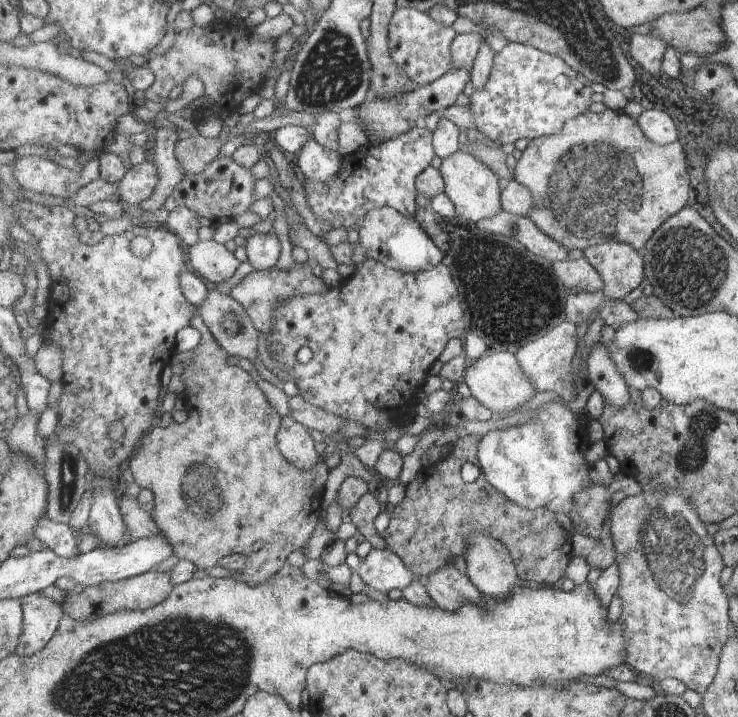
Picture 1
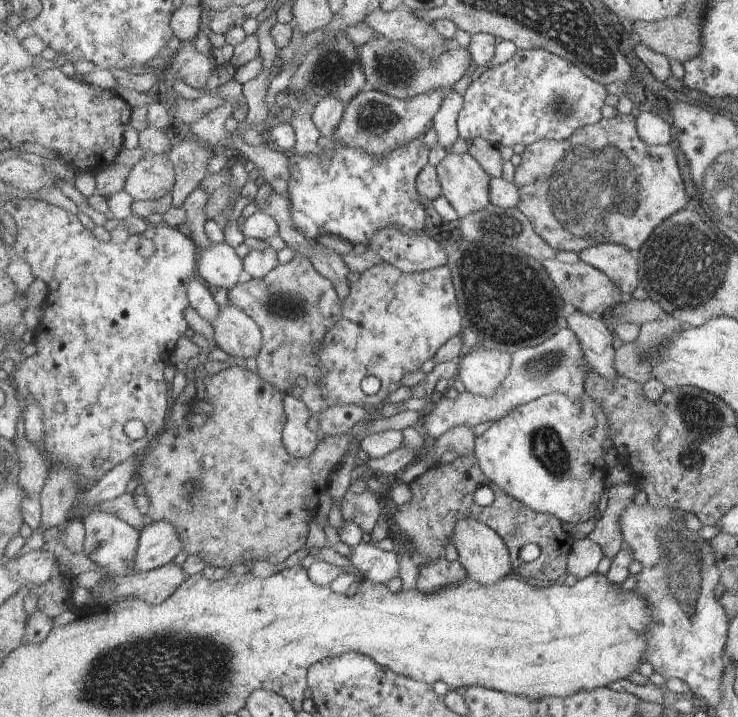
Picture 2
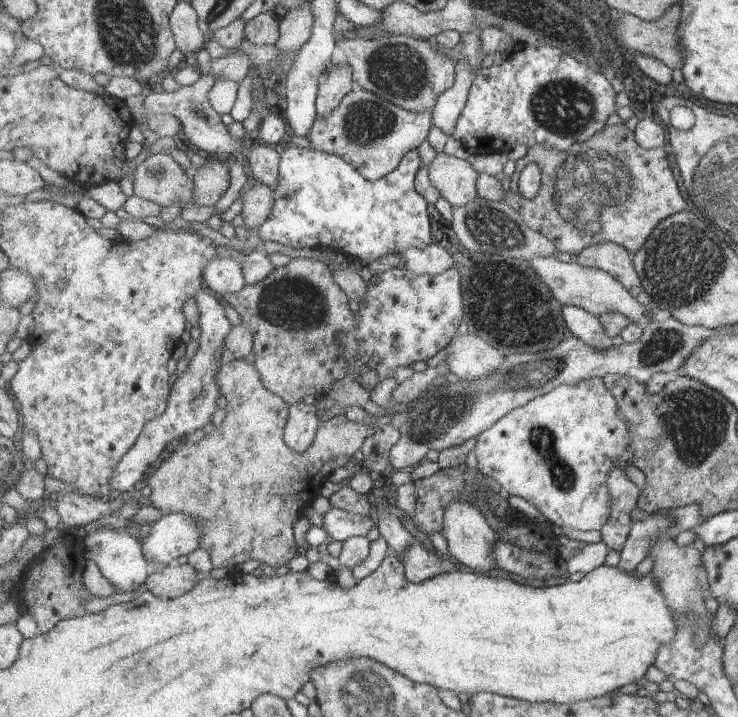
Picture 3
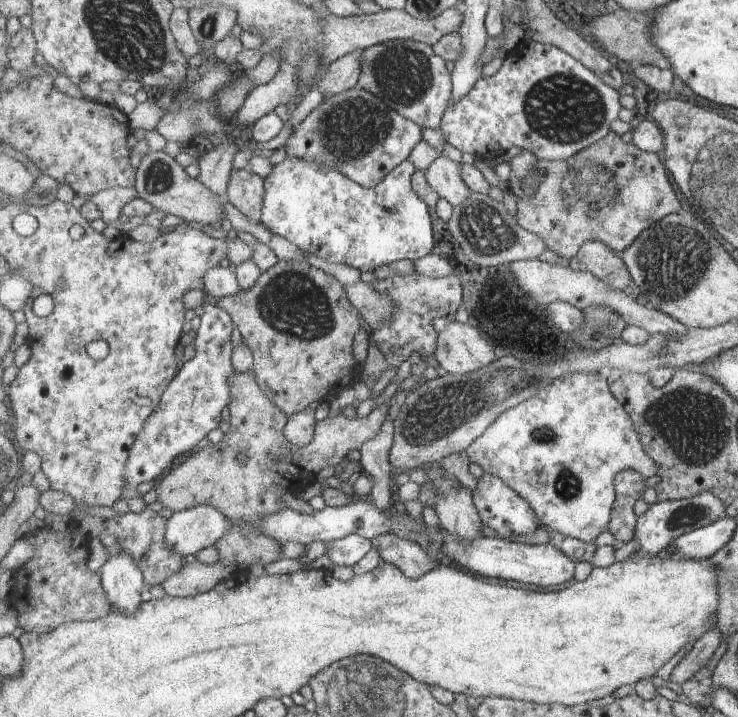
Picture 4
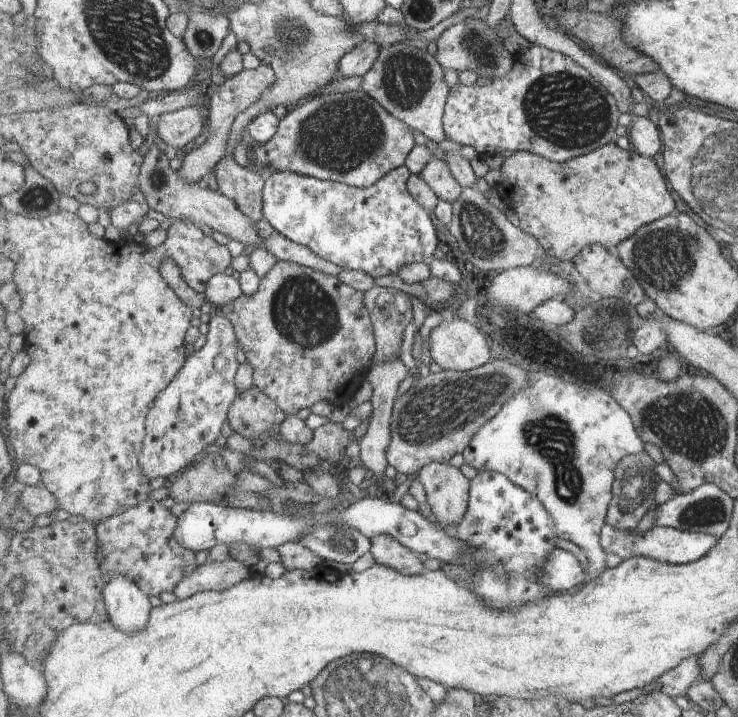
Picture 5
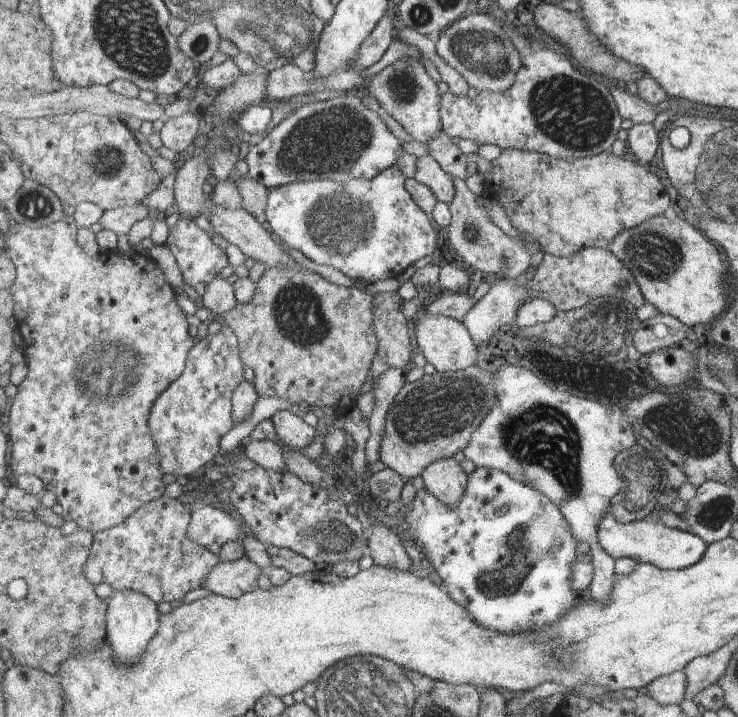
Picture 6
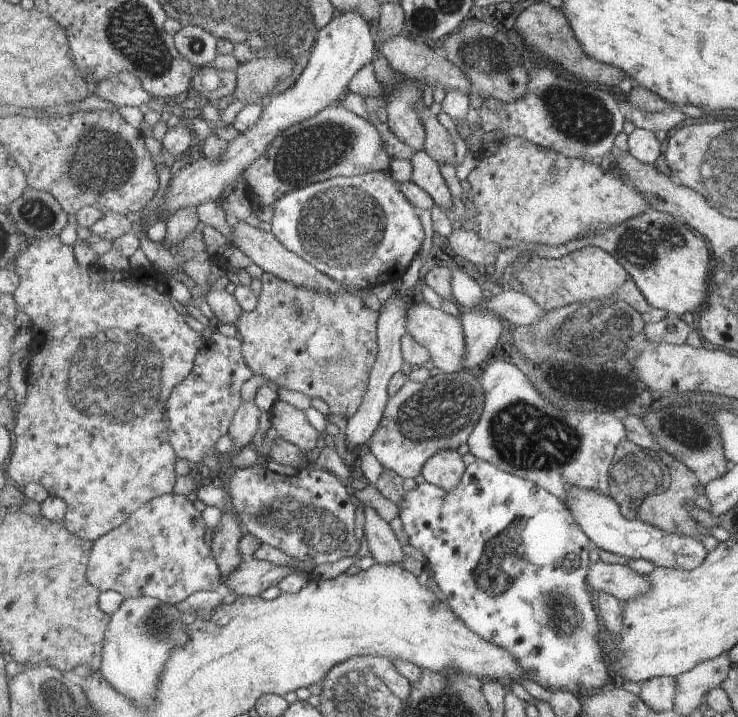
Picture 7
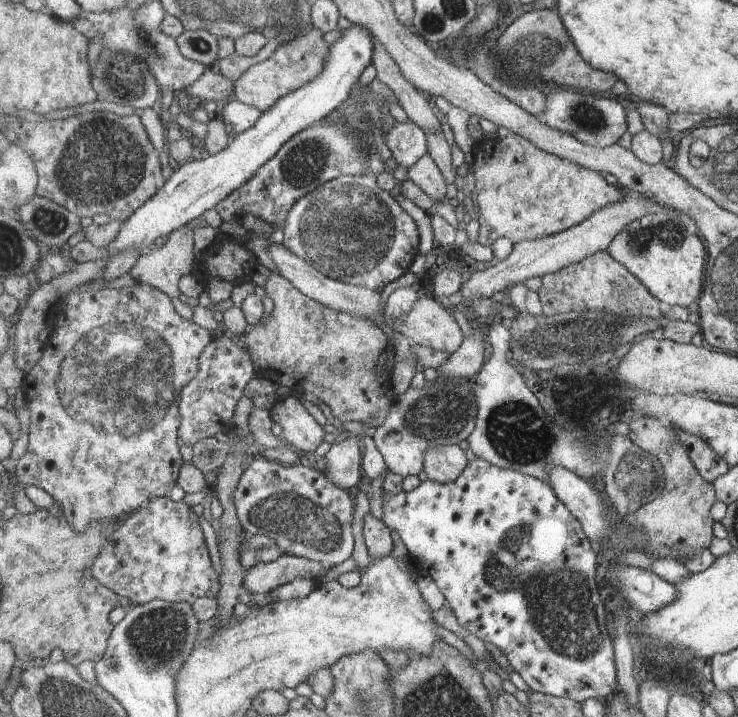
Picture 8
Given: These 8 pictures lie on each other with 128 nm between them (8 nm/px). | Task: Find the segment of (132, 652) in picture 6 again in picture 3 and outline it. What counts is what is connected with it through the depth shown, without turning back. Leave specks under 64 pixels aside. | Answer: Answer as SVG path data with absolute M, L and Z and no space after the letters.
M98 528L95 532L86 534L83 539L83 547L86 552L86 560L91 558L97 562L103 576L115 586L117 592L129 592L142 590L147 582L147 577L151 573L150 563L146 559L142 549L142 542L135 536L131 536L126 528Z

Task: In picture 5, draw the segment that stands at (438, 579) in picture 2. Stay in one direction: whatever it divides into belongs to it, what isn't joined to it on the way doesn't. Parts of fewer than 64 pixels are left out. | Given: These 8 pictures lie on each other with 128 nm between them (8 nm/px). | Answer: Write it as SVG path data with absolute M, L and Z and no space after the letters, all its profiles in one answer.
M375 536L372 539L371 552L376 563L397 569L403 575L419 575L426 571L417 553L404 546L396 537Z

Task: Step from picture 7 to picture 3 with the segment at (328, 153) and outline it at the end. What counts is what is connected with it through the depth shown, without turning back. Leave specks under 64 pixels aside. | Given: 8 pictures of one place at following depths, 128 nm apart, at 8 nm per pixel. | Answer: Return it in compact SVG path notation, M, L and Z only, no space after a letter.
M362 88L345 95L329 116L318 114L307 140L312 149L342 156L347 164L354 165L355 170L373 182L393 172L408 152L417 150L428 140L433 116L432 110L409 112Z

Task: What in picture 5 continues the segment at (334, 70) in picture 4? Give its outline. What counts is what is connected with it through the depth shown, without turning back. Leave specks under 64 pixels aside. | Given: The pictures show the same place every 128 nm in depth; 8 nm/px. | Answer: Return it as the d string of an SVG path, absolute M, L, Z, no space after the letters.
M363 42L340 61L340 72L343 78L363 76L371 70L381 53L381 46Z

